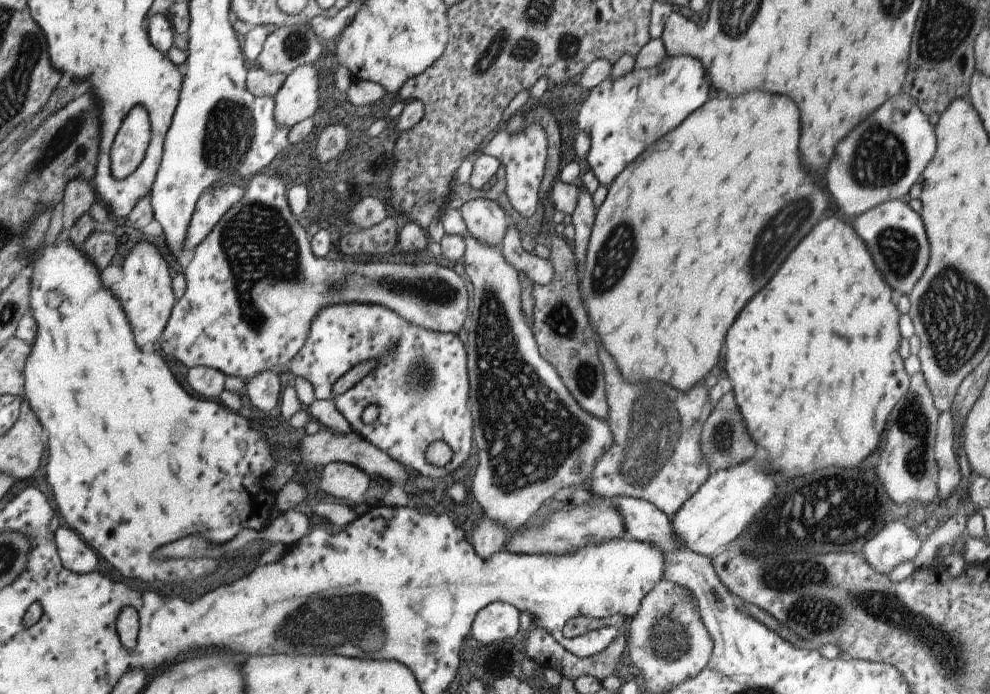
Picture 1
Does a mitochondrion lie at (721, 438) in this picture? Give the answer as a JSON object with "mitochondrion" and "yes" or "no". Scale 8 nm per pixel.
{"mitochondrion":"yes"}

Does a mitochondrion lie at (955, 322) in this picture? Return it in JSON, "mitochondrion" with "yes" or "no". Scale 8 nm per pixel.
{"mitochondrion":"yes"}

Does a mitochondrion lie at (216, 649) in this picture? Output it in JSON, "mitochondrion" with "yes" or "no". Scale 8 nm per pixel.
{"mitochondrion":"no"}

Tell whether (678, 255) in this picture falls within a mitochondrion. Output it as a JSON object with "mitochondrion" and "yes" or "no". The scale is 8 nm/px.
{"mitochondrion":"no"}

